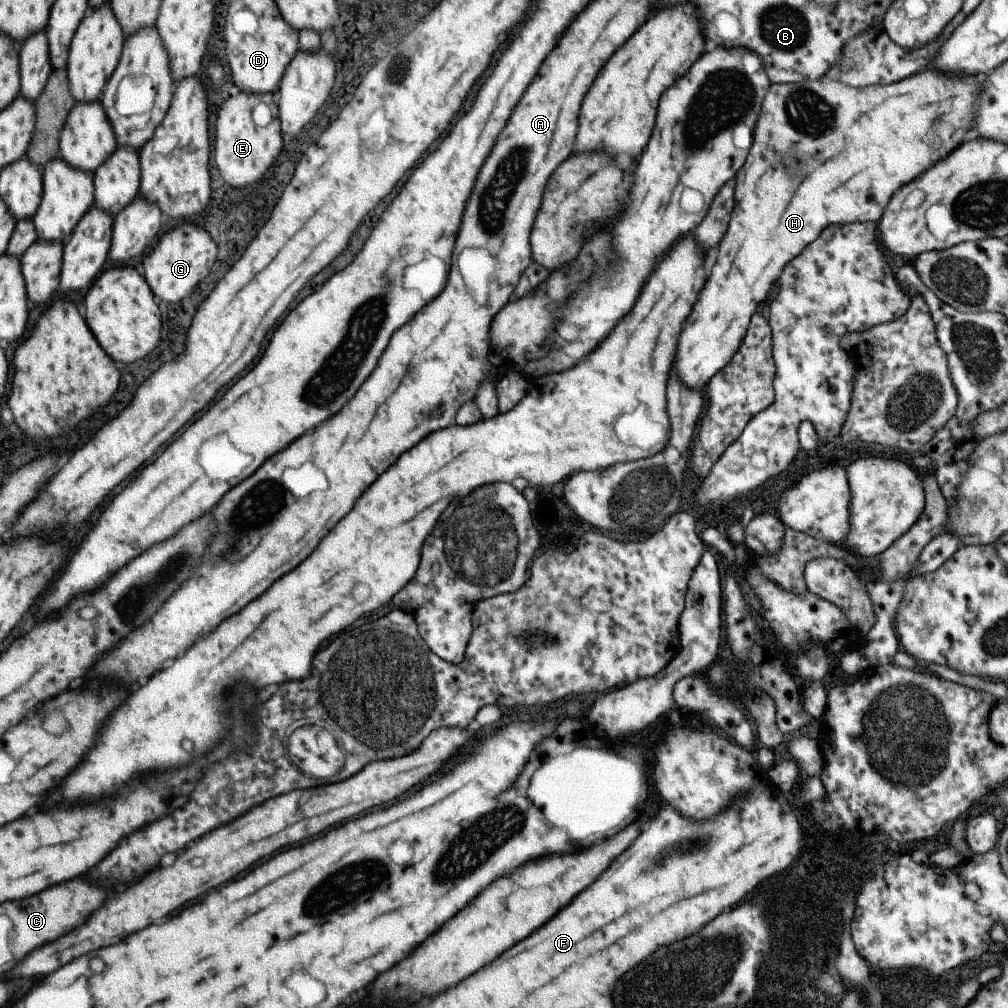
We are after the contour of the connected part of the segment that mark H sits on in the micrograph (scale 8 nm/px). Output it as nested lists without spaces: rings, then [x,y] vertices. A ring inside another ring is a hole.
[[[927,67],[921,70],[921,74],[913,74],[901,82],[867,88],[822,79],[770,83],[756,118],[745,162],[735,174],[735,206],[727,232],[719,242],[721,246],[715,266],[677,338],[673,368],[685,388],[703,390],[707,381],[729,362],[745,334],[751,314],[767,296],[785,262],[813,242],[819,230],[831,224],[878,222],[891,194],[919,176],[919,172],[943,160],[963,142],[963,134],[973,131],[983,76],[947,76],[935,72],[937,70]],[[933,126],[937,126],[939,132],[933,146],[929,146],[923,138]],[[799,160],[805,160],[803,168],[797,168]]]

